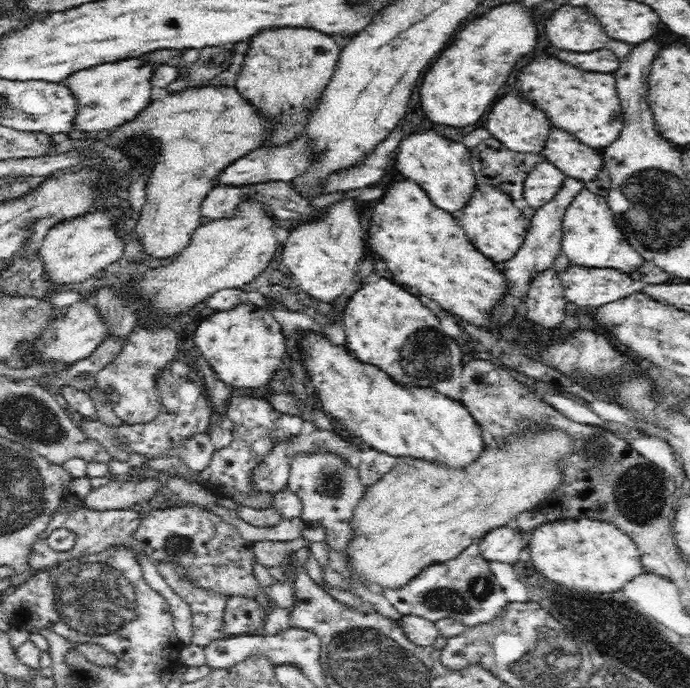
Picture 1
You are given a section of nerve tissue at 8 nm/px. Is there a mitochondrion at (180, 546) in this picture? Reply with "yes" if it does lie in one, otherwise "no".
yes

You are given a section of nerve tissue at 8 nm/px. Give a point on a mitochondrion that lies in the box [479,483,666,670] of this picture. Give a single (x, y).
(636, 622)

